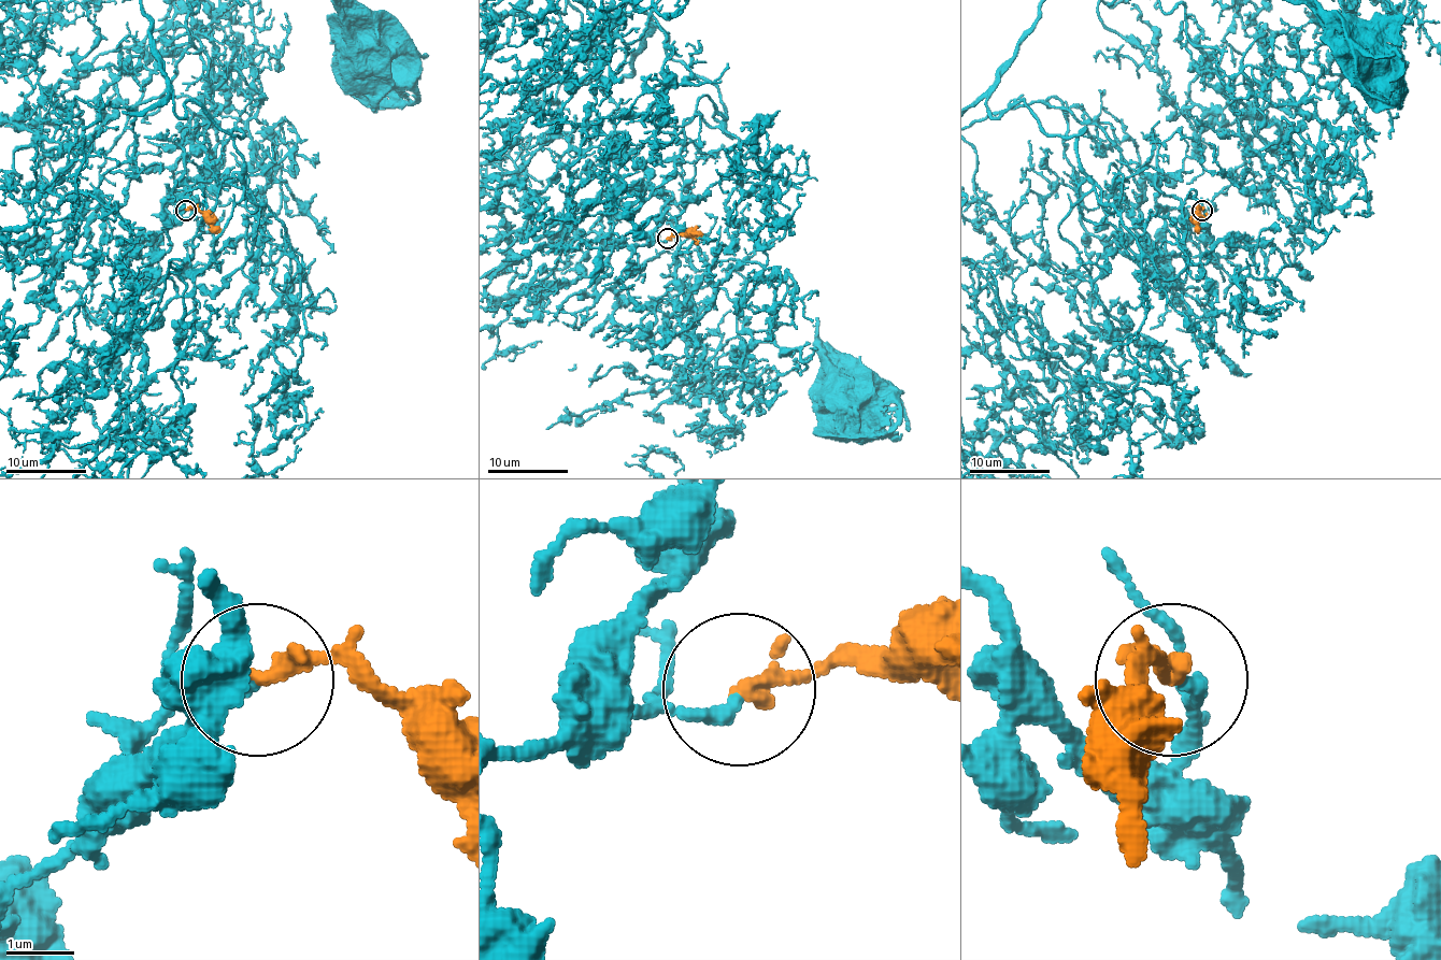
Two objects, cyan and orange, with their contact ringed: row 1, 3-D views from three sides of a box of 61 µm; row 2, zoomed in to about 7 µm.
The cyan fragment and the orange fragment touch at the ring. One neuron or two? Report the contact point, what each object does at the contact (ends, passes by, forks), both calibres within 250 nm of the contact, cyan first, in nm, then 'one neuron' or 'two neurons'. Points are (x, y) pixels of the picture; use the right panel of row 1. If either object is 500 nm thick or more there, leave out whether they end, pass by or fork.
place (1201, 210); cyan ends; orange ends; calibres 220 and 240 nm; one neuron

